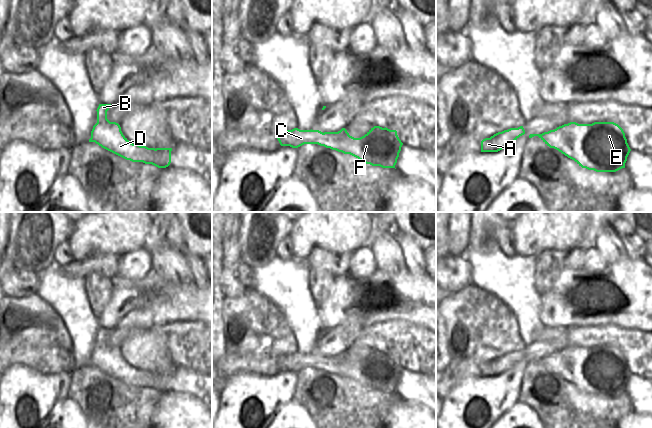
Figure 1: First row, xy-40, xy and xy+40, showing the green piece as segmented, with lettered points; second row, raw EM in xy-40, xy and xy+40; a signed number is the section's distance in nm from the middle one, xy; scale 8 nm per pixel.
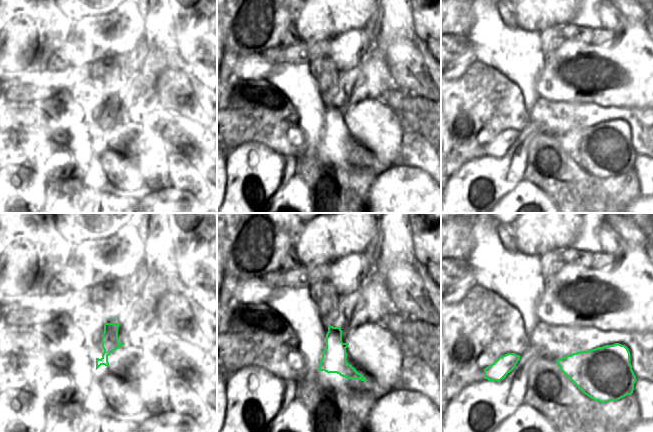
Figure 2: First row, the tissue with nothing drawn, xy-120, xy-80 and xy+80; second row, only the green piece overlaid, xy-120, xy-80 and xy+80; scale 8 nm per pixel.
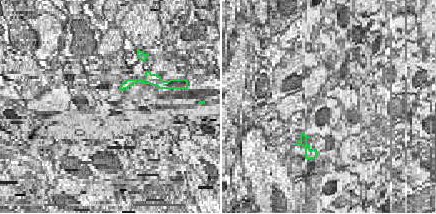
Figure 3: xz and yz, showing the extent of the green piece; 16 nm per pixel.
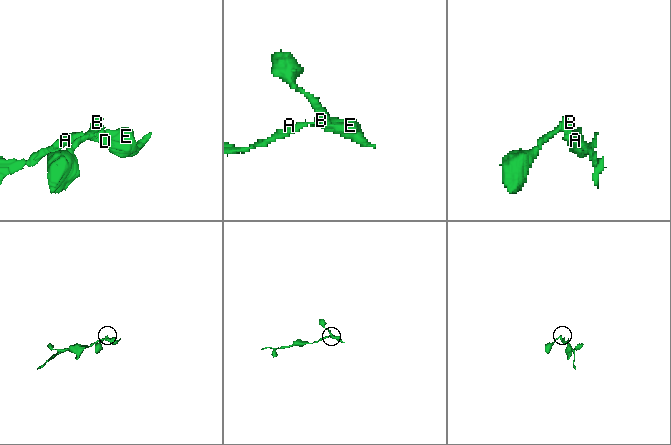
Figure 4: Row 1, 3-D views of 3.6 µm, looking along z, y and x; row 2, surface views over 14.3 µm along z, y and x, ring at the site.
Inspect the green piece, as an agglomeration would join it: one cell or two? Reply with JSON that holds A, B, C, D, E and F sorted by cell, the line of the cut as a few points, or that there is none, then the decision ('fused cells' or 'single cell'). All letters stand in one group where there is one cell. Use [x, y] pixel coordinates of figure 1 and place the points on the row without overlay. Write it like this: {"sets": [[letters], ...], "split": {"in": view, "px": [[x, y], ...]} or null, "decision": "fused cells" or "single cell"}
{"sets": [["A", "C", "E", "F"], ["B", "D"]], "split": {"in": "xy-40", "px": [[131, 367], [142, 373], [152, 376], [157, 375]]}, "decision": "fused cells"}

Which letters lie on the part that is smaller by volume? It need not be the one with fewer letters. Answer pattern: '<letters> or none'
B, D

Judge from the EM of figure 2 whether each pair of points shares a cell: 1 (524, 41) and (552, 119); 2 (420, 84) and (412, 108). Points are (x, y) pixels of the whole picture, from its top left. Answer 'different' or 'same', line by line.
1: different
2: different

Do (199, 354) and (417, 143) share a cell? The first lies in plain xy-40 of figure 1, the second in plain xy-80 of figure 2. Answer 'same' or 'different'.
different

